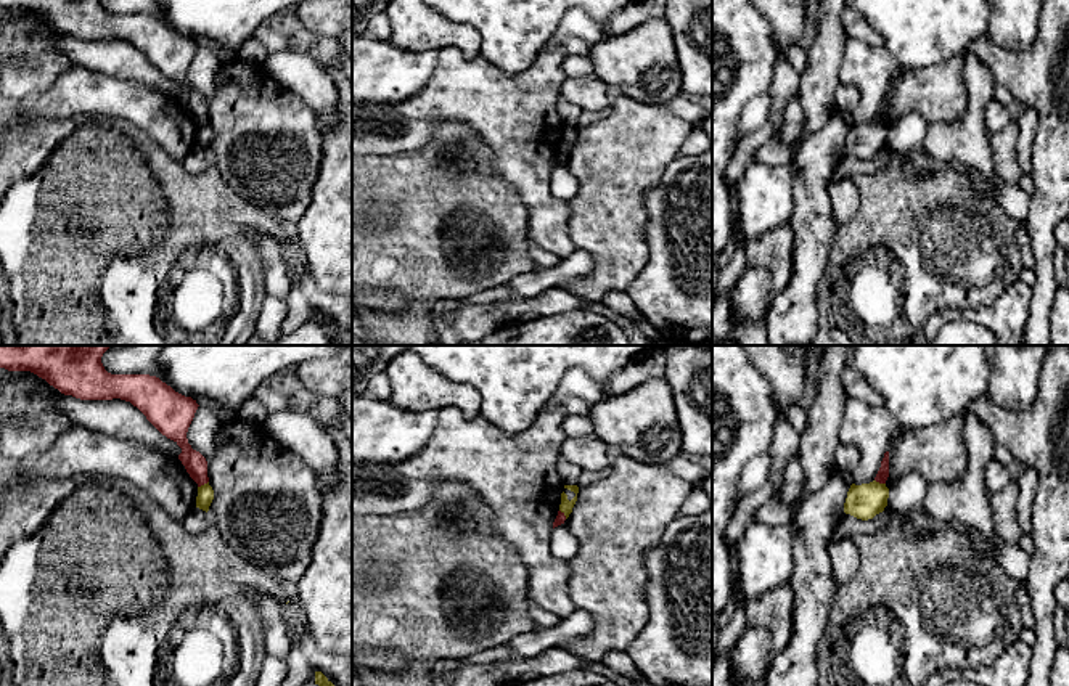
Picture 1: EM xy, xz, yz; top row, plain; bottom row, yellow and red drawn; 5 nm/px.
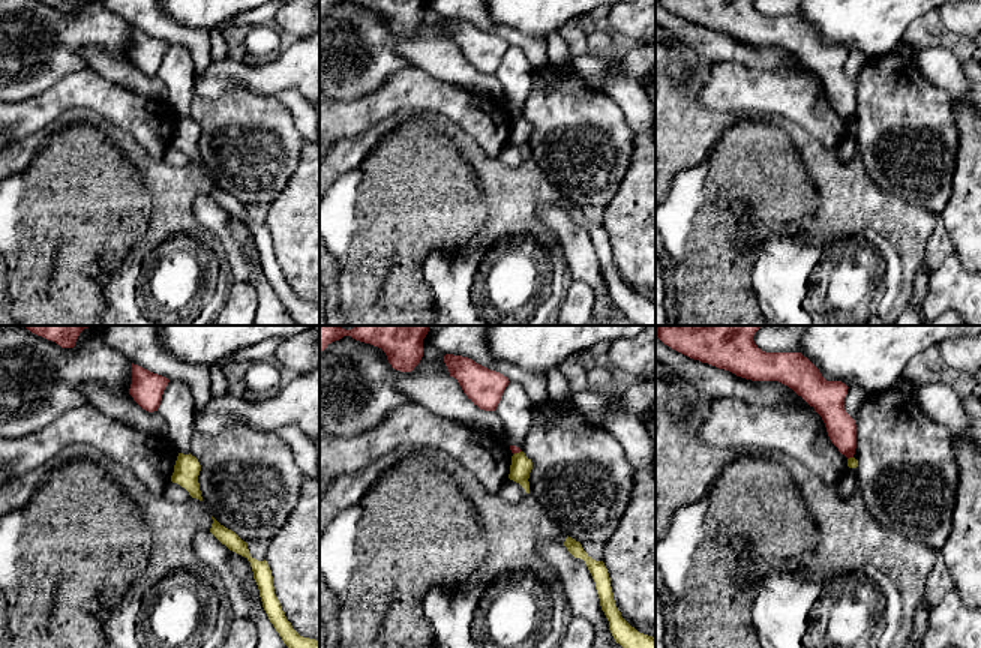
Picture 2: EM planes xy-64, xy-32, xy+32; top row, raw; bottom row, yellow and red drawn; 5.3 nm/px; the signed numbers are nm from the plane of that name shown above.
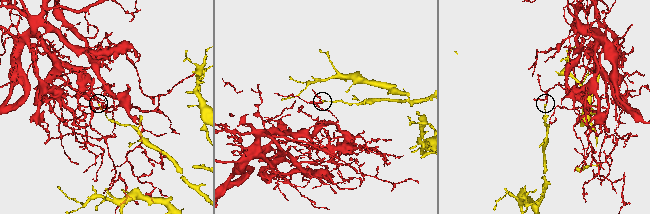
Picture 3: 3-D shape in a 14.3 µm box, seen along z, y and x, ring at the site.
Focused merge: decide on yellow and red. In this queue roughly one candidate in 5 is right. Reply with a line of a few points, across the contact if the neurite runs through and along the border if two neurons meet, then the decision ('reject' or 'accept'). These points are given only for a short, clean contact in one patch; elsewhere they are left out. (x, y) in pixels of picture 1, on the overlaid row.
line xy (208, 481), (198, 487); reject

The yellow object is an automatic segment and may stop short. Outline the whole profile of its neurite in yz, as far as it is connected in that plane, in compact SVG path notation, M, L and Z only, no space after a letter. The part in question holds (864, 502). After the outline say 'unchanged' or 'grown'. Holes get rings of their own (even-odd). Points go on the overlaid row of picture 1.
M876 480L870 484L852 484L844 503L844 512L868 521L887 506L889 488Z; unchanged

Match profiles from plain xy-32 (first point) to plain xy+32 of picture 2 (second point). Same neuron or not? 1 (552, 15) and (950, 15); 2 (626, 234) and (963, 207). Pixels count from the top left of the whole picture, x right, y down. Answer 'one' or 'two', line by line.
1: two
2: one

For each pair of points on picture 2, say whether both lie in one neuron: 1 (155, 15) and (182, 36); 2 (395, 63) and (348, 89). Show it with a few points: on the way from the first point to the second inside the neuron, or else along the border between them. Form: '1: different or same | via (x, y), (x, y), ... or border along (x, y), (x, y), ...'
1: same | via (161, 21), (176, 33)
2: same | via (383, 63), (375, 63), (360, 78)

